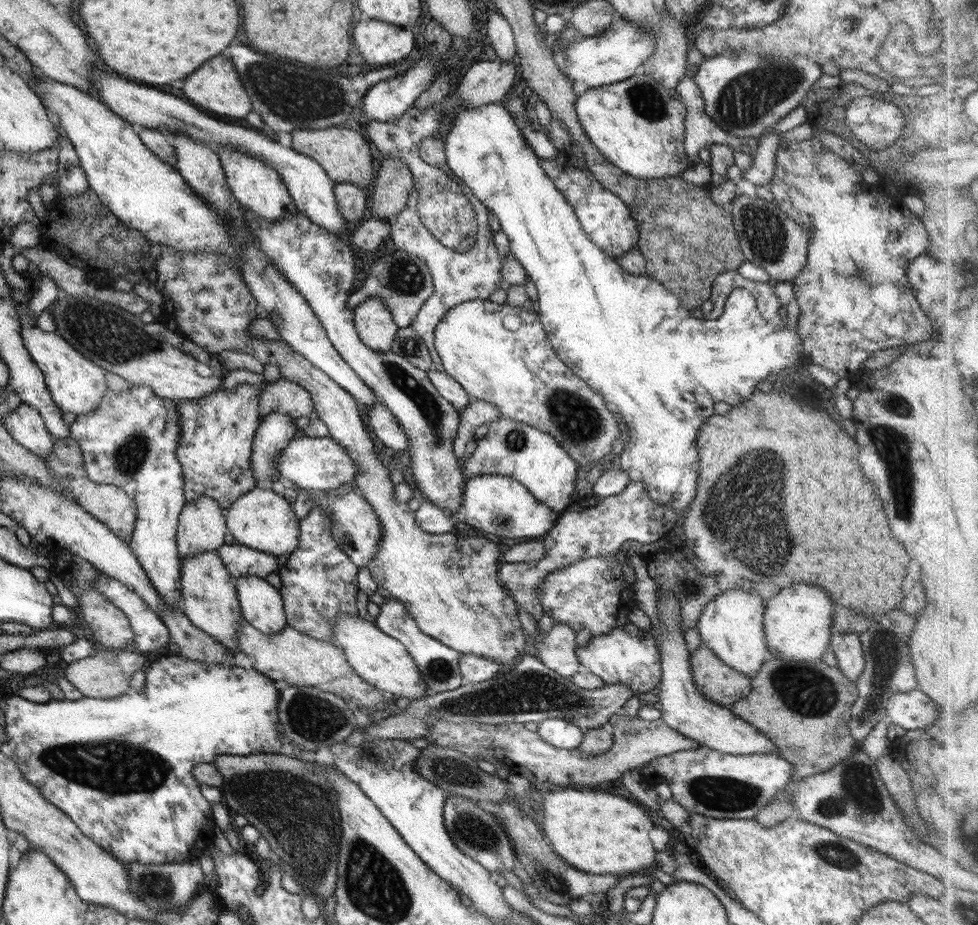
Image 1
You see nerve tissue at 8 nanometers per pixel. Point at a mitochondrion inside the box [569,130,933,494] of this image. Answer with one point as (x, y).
(766, 234)

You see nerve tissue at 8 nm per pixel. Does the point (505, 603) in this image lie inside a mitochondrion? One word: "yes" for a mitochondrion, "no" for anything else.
no

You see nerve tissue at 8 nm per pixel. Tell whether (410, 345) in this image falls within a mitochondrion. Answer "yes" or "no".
yes

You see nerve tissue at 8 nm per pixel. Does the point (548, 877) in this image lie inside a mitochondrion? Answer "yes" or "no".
yes

